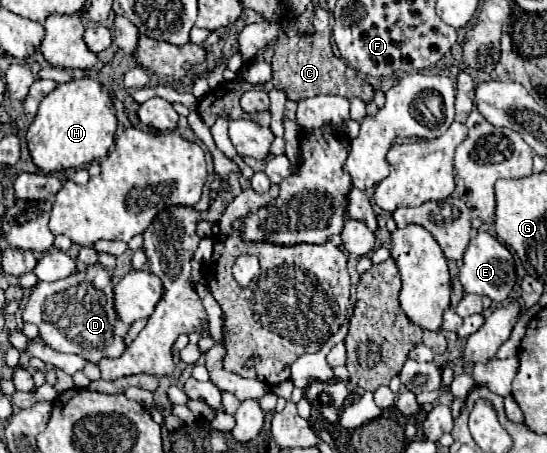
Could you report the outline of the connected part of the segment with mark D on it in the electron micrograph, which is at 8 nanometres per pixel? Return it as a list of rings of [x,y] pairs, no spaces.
[[[88,265],[84,271],[76,271],[64,279],[44,283],[38,281],[36,287],[32,287],[32,293],[28,297],[28,303],[22,309],[22,321],[34,323],[40,329],[40,339],[52,347],[58,353],[74,353],[86,359],[88,363],[98,363],[100,359],[114,359],[120,357],[126,351],[126,333],[132,325],[122,323],[114,309],[114,277],[108,269],[100,265]]]

